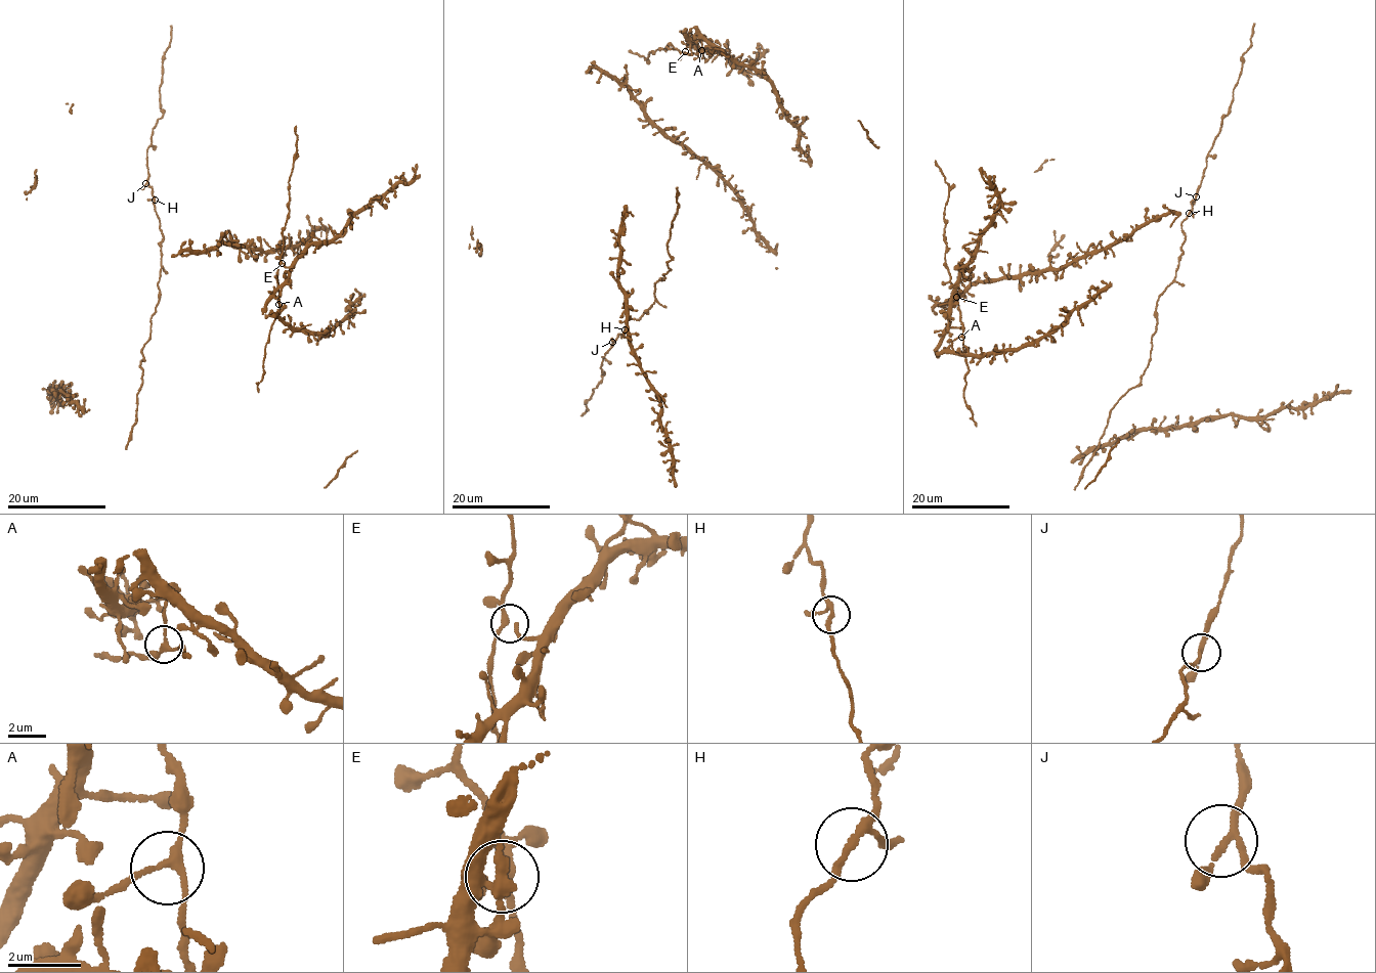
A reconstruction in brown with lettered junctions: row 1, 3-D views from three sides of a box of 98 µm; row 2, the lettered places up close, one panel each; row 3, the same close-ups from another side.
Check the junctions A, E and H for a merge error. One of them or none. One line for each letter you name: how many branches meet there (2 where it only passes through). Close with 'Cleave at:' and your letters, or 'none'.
Cleave at: none

